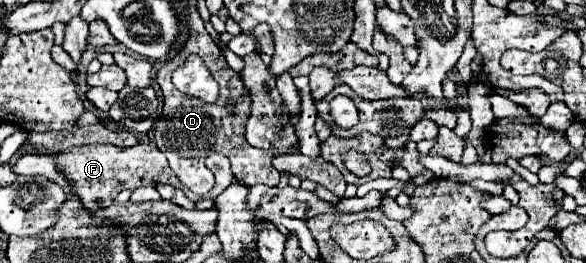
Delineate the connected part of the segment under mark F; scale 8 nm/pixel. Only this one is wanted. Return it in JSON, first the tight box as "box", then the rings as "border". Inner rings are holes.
{"box":[58,143,196,211],"border":[[[138,143],[132,147],[114,147],[114,145],[72,147],[58,153],[58,169],[66,175],[68,181],[72,181],[74,193],[80,197],[82,205],[88,211],[96,211],[112,205],[114,197],[122,189],[136,189],[144,185],[150,185],[150,187],[171,185],[174,188],[180,188],[193,202],[196,200],[195,194],[184,187],[176,175],[170,173],[164,153],[148,143]]]}

